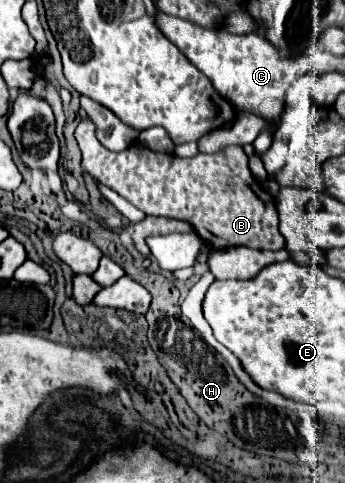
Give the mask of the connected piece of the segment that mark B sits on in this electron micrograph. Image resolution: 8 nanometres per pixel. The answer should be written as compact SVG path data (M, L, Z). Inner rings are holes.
M82 120L74 136L82 150L82 166L86 172L114 188L146 216L184 220L198 236L202 232L202 238L216 250L246 246L276 252L286 246L286 240L278 230L274 198L250 174L248 156L242 146L226 146L214 154L198 154L194 158L178 158L162 152L152 154L150 150L146 150L146 156L134 144L128 150L110 152L96 140L94 124L90 120Z

